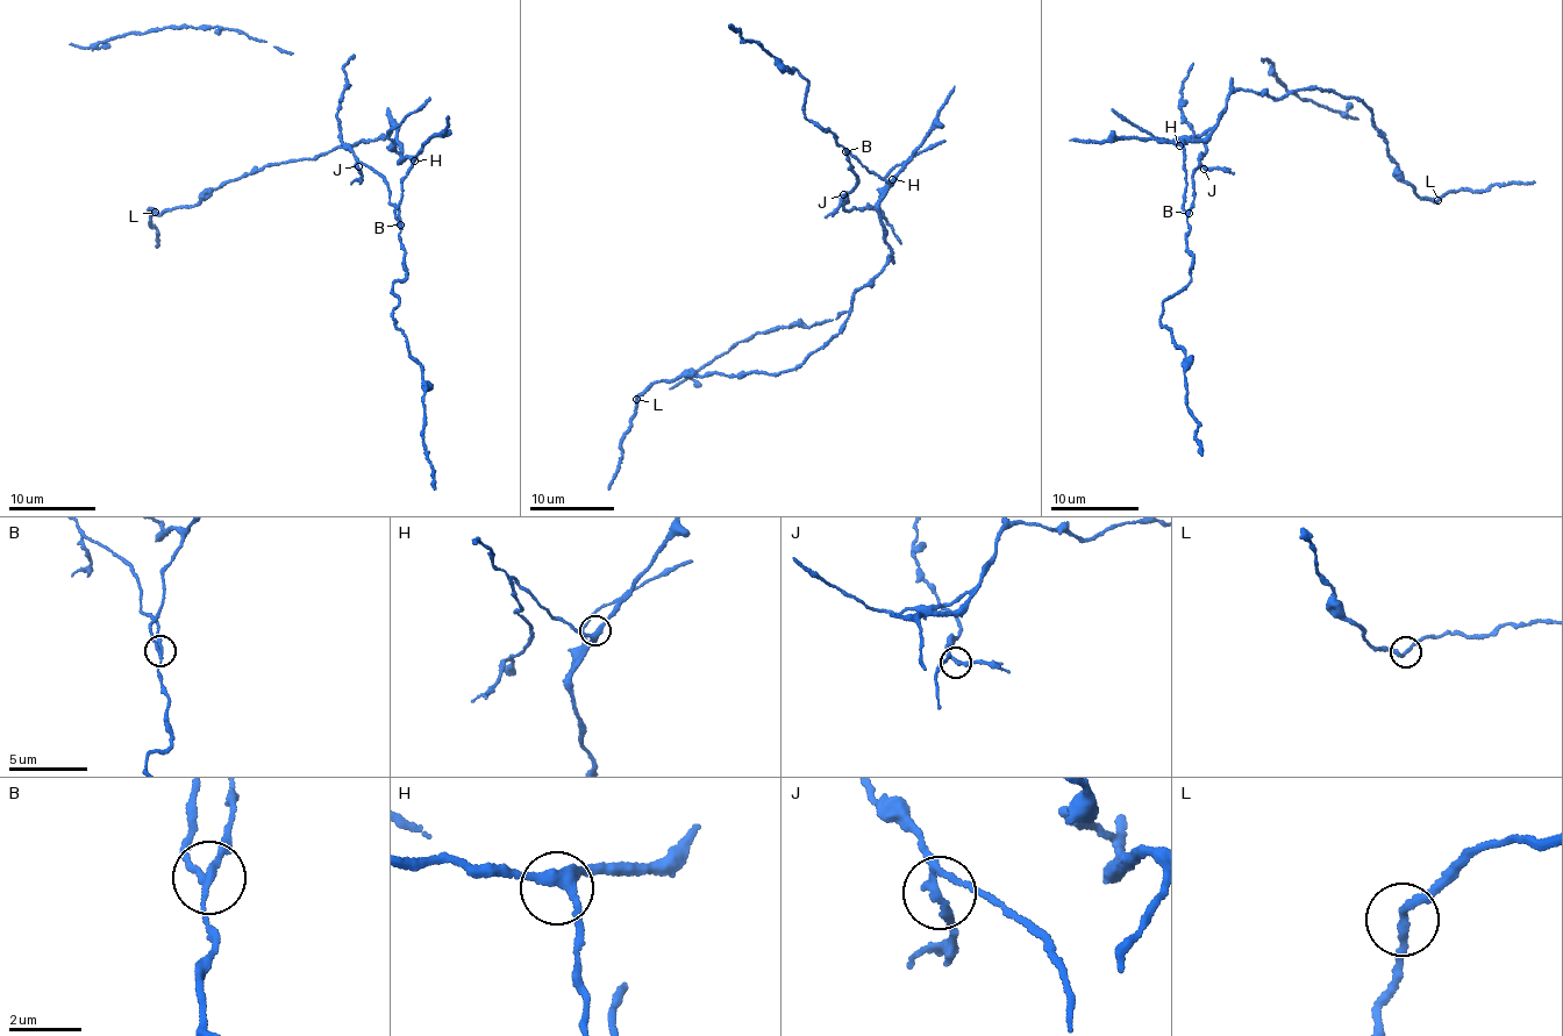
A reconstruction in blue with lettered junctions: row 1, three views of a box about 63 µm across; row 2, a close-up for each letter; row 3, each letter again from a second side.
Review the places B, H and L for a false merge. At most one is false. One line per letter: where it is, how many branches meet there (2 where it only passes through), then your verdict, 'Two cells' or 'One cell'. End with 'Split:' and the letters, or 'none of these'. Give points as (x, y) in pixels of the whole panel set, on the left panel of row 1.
B: Place: (400, 224). Branches: 3. Two cells
H: Place: (414, 161). Branches: 3. One cell
L: Place: (155, 212). Branches: 2. One cell
Split: B

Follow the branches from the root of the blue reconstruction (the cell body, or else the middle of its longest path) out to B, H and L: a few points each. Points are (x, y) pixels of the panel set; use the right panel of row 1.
B: (1226, 111), (1213, 133), (1183, 145), (1184, 209), (1189, 213)
H: (1226, 111), (1208, 136), (1179, 145)
L: (1226, 111), (1227, 95), (1240, 88), (1276, 101), (1318, 87), (1362, 101), (1404, 178), (1421, 198), (1437, 200)

